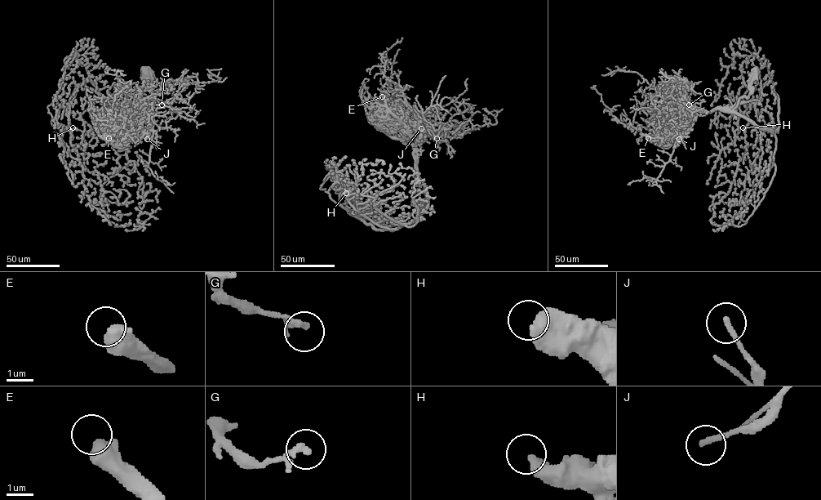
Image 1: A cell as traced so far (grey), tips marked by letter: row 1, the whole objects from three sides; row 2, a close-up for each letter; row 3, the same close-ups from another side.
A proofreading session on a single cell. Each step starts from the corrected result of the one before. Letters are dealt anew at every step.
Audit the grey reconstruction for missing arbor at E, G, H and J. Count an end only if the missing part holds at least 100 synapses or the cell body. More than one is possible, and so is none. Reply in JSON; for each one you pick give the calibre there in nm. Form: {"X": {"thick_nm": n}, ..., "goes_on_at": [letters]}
{"E": {"thick_nm": 600}, "goes_on_at": ["E"]}

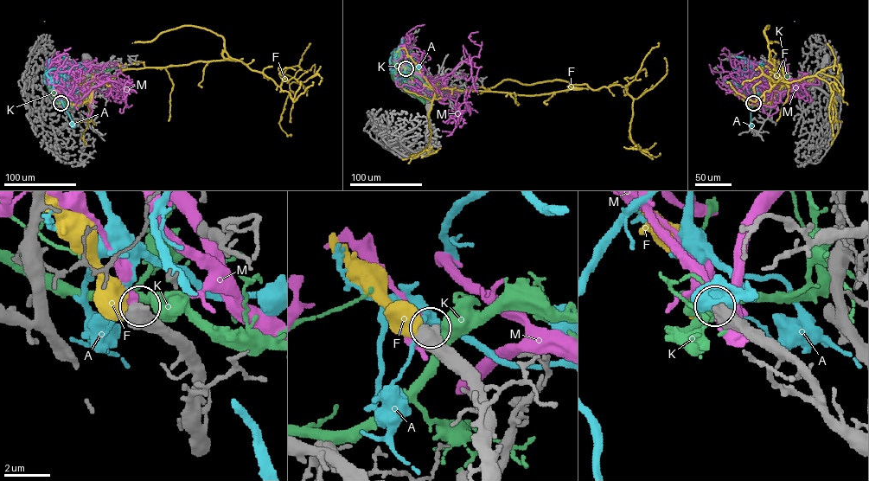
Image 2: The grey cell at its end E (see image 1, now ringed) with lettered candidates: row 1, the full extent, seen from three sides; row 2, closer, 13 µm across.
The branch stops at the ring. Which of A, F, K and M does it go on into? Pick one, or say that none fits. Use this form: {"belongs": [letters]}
{"belongs": []}

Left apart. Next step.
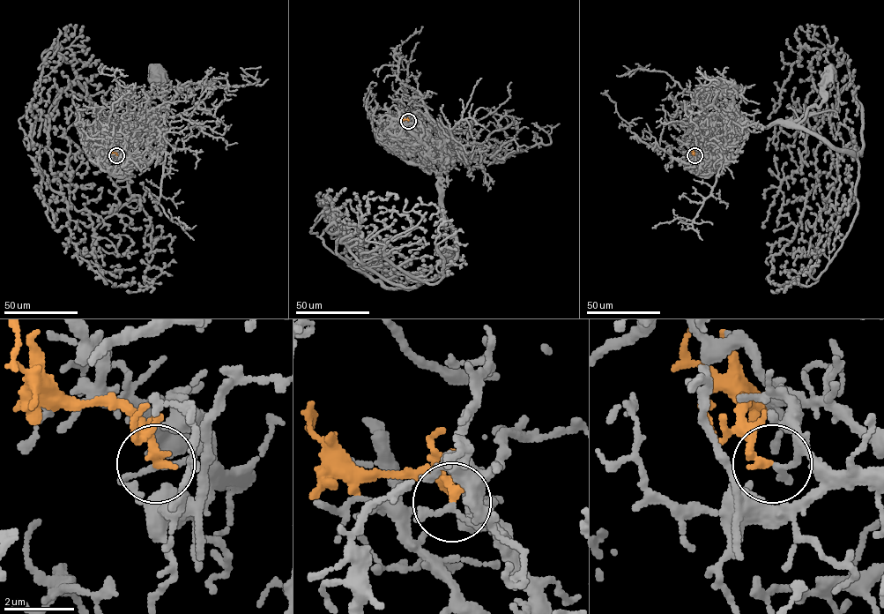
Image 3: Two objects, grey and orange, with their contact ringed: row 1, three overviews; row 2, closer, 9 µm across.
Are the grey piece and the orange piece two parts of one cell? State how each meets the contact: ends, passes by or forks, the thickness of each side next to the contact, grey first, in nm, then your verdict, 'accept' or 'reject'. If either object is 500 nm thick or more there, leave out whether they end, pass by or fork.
grey passes by; orange ends; calibres 130 and 260 nm; reject

